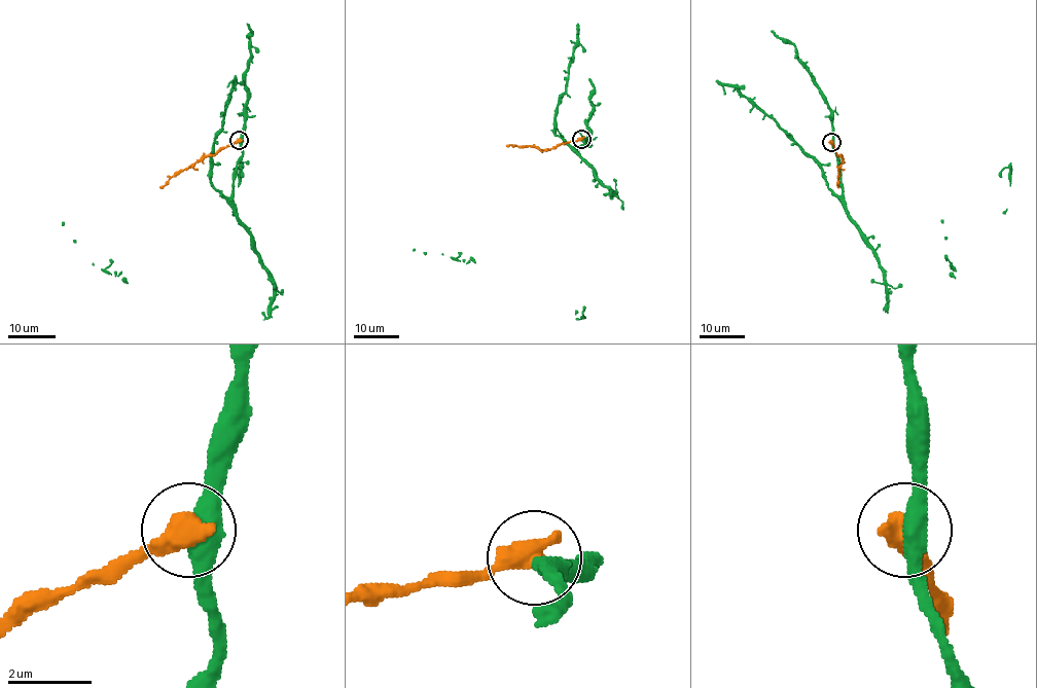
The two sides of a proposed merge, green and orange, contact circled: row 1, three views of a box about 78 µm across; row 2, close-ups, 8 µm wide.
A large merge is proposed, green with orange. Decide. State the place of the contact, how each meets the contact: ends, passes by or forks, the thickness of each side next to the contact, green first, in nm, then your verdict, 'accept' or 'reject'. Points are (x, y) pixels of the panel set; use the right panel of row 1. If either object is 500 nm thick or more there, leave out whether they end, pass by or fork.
at (831, 142); 480 nm thick on the green side, 650 nm on the other; reject

